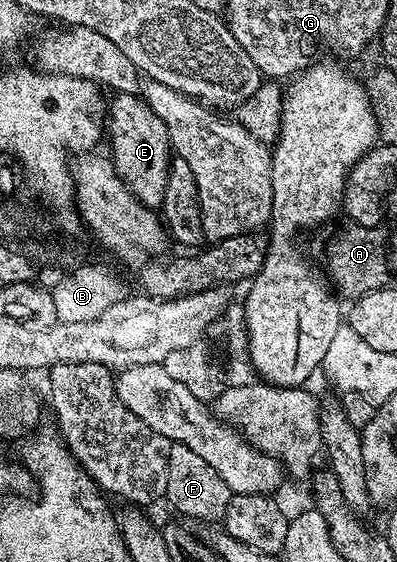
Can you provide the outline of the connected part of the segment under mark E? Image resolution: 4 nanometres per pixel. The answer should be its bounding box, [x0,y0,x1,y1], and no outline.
[107,92,171,210]

